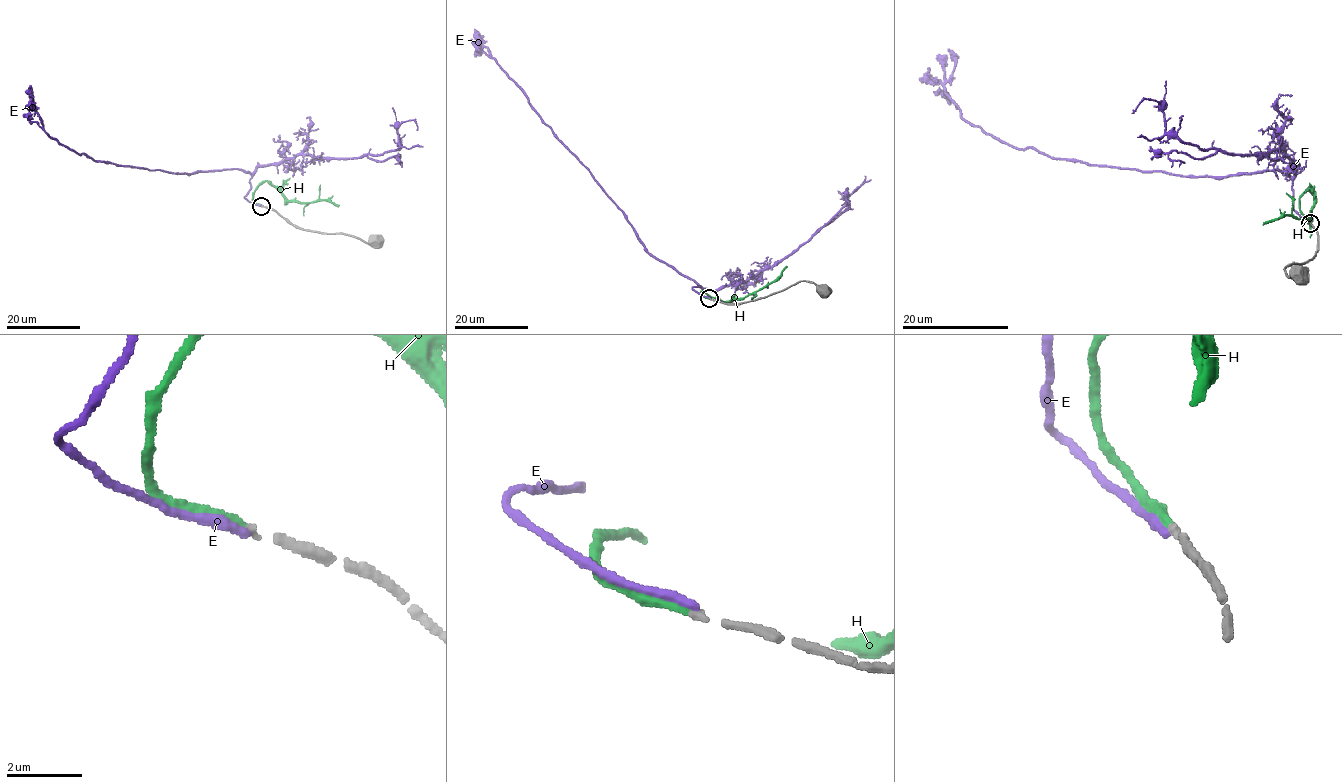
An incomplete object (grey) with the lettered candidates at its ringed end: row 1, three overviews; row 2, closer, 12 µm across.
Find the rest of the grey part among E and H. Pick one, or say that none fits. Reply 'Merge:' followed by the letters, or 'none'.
Merge: H

